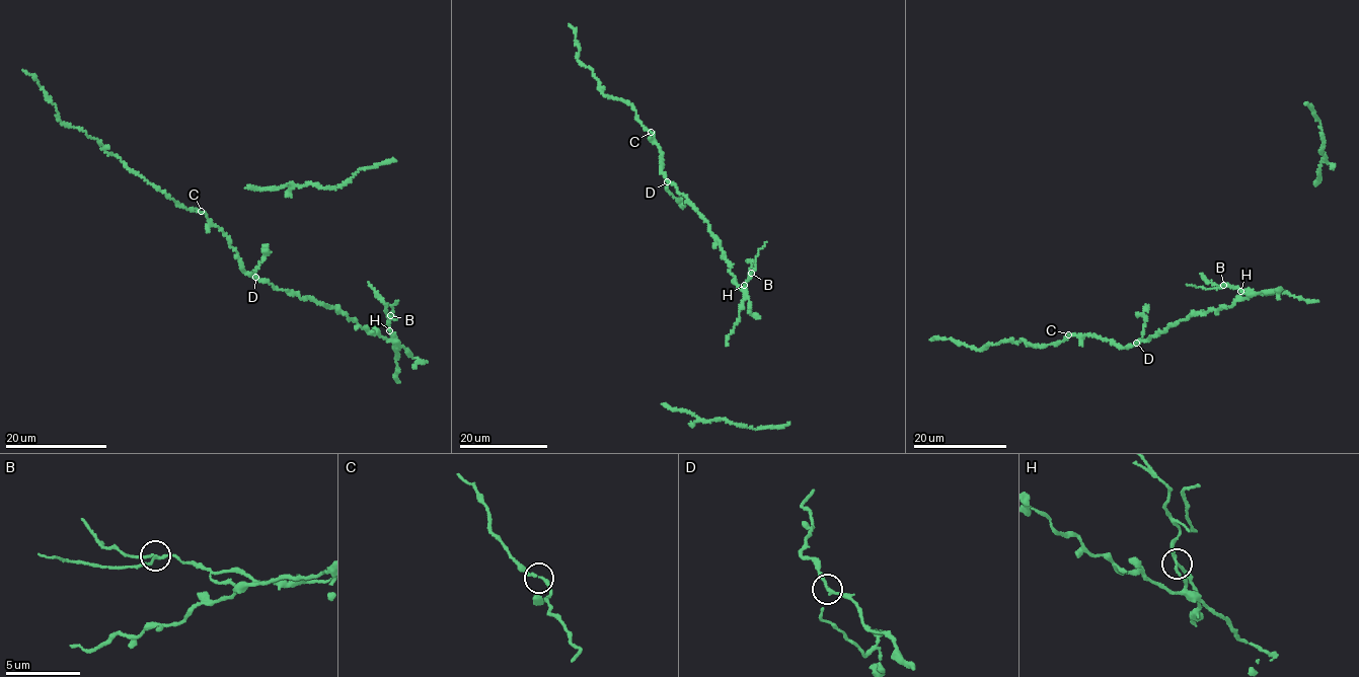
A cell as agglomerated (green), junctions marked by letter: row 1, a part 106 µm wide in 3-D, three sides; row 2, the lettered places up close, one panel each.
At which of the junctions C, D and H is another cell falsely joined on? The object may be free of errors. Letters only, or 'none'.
H

